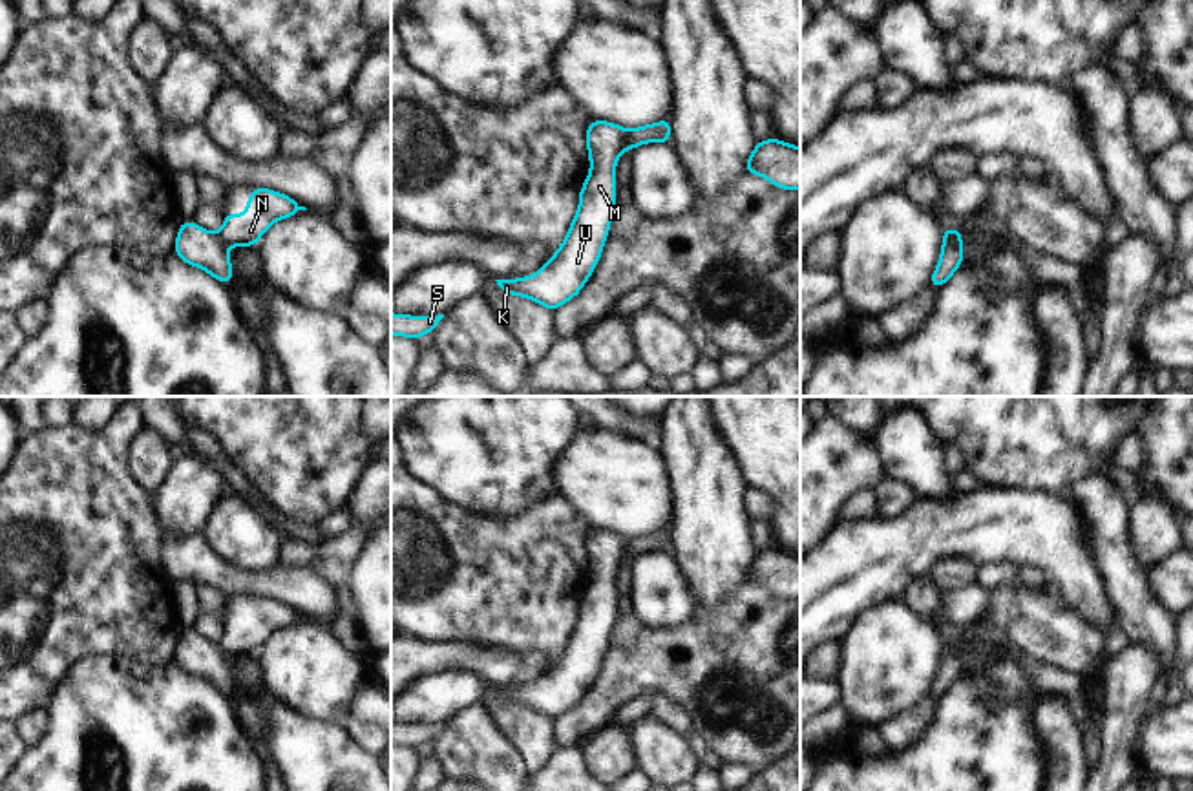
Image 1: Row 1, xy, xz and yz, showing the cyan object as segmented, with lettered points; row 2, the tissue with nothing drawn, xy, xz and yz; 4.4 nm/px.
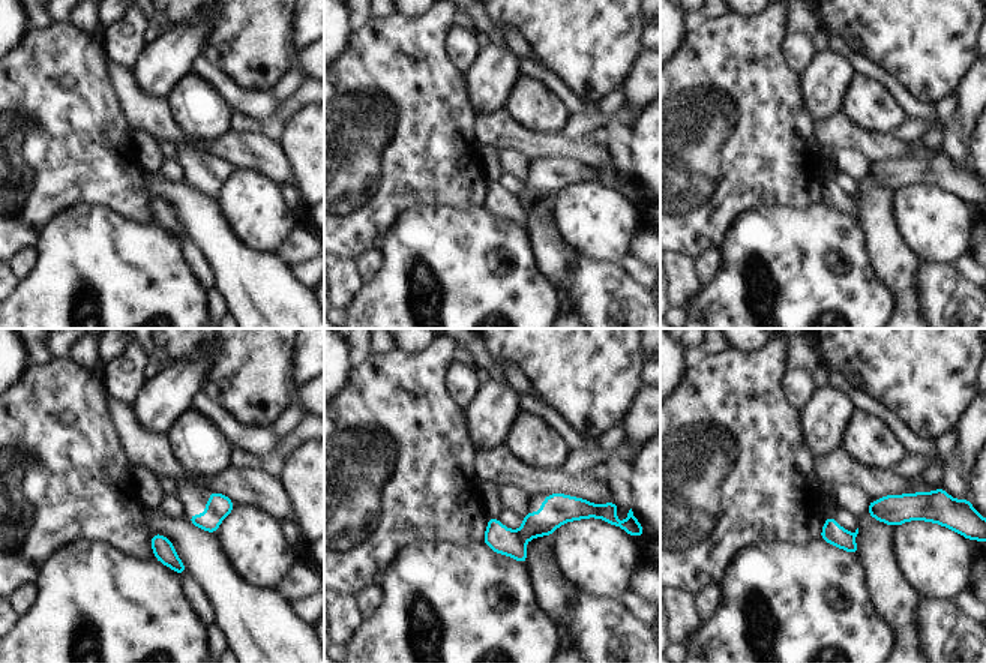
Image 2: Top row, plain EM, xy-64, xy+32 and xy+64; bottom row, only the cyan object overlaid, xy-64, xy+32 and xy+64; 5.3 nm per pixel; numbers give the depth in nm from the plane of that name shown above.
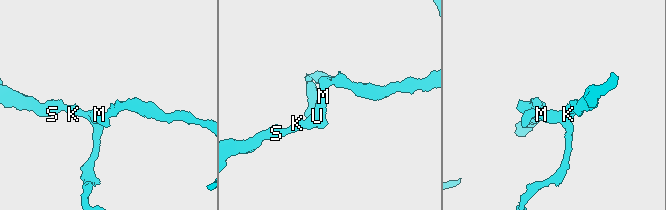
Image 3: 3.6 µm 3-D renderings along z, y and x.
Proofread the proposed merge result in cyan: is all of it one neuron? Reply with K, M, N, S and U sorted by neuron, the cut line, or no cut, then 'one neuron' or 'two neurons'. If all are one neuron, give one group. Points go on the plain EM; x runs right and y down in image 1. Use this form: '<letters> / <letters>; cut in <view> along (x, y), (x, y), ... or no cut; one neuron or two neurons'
K M S U / N; cut in xz along (629, 541), (625, 558); two neurons

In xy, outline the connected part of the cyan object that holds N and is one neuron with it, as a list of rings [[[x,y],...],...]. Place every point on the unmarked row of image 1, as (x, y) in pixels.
[[[254,597],[245,623],[225,623],[225,632],[217,639],[219,649],[227,658],[254,656],[265,639],[285,627],[307,619],[292,606],[269,597]]]

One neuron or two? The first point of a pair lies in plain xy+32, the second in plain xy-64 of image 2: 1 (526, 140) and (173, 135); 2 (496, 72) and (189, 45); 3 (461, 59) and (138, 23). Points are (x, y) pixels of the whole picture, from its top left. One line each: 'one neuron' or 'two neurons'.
1: one neuron
2: one neuron
3: one neuron

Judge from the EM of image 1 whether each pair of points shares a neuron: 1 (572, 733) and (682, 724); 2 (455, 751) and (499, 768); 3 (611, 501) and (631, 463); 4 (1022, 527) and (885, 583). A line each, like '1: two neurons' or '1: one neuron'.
1: two neurons
2: one neuron
3: one neuron
4: one neuron

